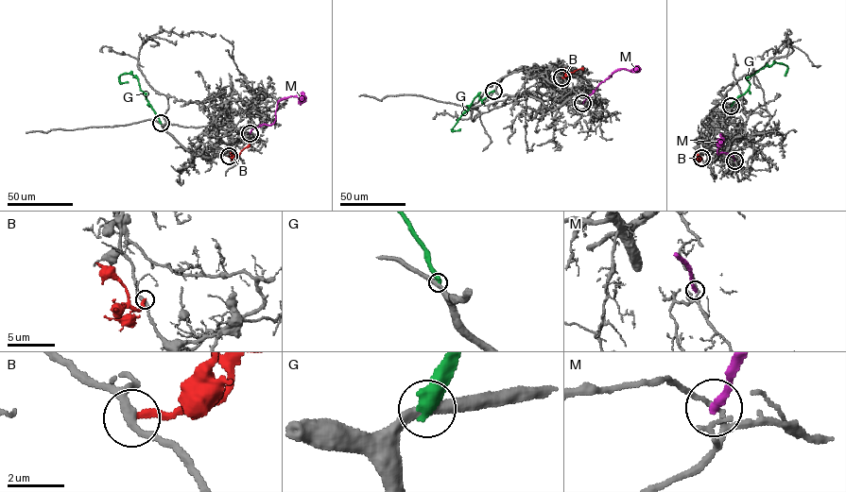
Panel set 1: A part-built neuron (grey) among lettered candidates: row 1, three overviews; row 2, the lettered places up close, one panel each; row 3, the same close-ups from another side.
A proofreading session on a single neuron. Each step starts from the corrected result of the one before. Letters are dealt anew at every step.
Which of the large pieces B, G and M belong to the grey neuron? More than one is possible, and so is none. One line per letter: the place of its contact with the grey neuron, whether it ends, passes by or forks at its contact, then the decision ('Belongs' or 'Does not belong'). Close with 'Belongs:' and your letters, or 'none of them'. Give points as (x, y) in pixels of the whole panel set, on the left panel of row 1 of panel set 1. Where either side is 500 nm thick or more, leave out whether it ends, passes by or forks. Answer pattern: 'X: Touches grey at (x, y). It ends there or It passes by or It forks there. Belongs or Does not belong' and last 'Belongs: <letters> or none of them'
B: Touches grey at (229, 156). It ends there. Does not belong
G: Touches grey at (161, 123). It ends there. Does not belong
M: Touches grey at (250, 133). It ends there. Does not belong
Belongs: none of them

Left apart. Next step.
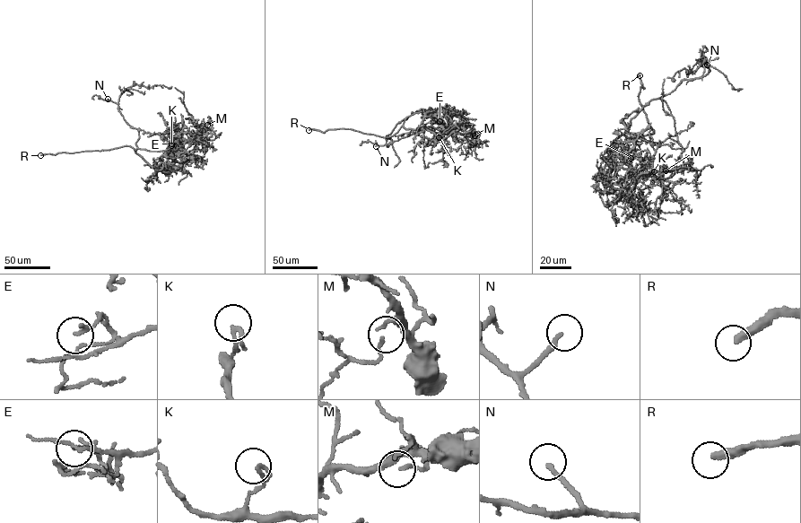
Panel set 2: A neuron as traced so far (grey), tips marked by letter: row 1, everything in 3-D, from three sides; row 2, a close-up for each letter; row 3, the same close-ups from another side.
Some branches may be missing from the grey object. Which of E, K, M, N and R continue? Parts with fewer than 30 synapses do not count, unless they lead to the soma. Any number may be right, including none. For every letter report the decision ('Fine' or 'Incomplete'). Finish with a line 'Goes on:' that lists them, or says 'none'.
E: Fine
K: Fine
M: Fine
N: Incomplete
R: Incomplete
Goes on: N, R

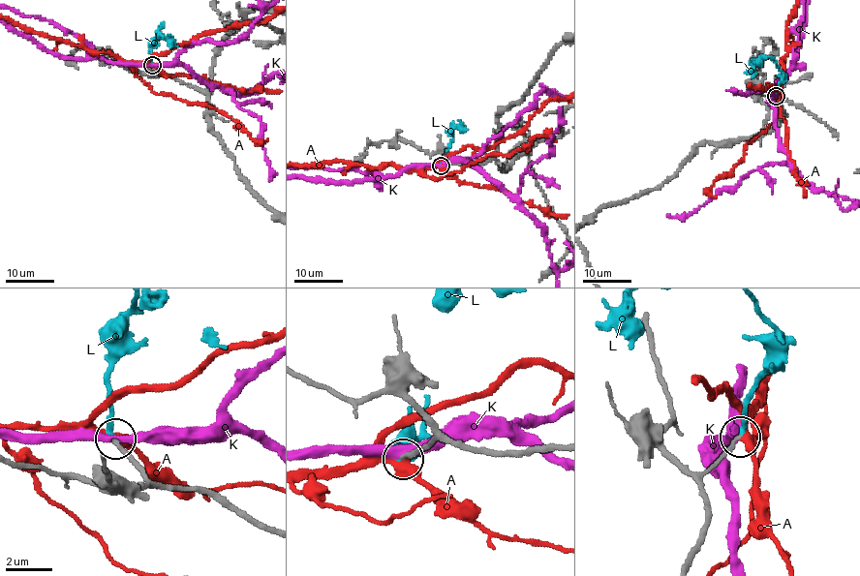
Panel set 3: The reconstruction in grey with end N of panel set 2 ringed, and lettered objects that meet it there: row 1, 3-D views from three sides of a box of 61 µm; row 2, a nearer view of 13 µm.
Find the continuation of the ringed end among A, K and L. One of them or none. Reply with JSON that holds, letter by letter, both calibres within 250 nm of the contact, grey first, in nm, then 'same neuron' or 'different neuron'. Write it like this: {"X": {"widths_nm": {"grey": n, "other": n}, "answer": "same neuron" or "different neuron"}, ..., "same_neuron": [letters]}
{"A": {"widths_nm": {"grey": 200, "other": 380}, "answer": "different neuron"}, "K": {"widths_nm": {"grey": 200, "other": 360}, "answer": "different neuron"}, "L": {"widths_nm": {"grey": 200, "other": 220}, "answer": "same neuron"}, "same_neuron": ["L"]}

